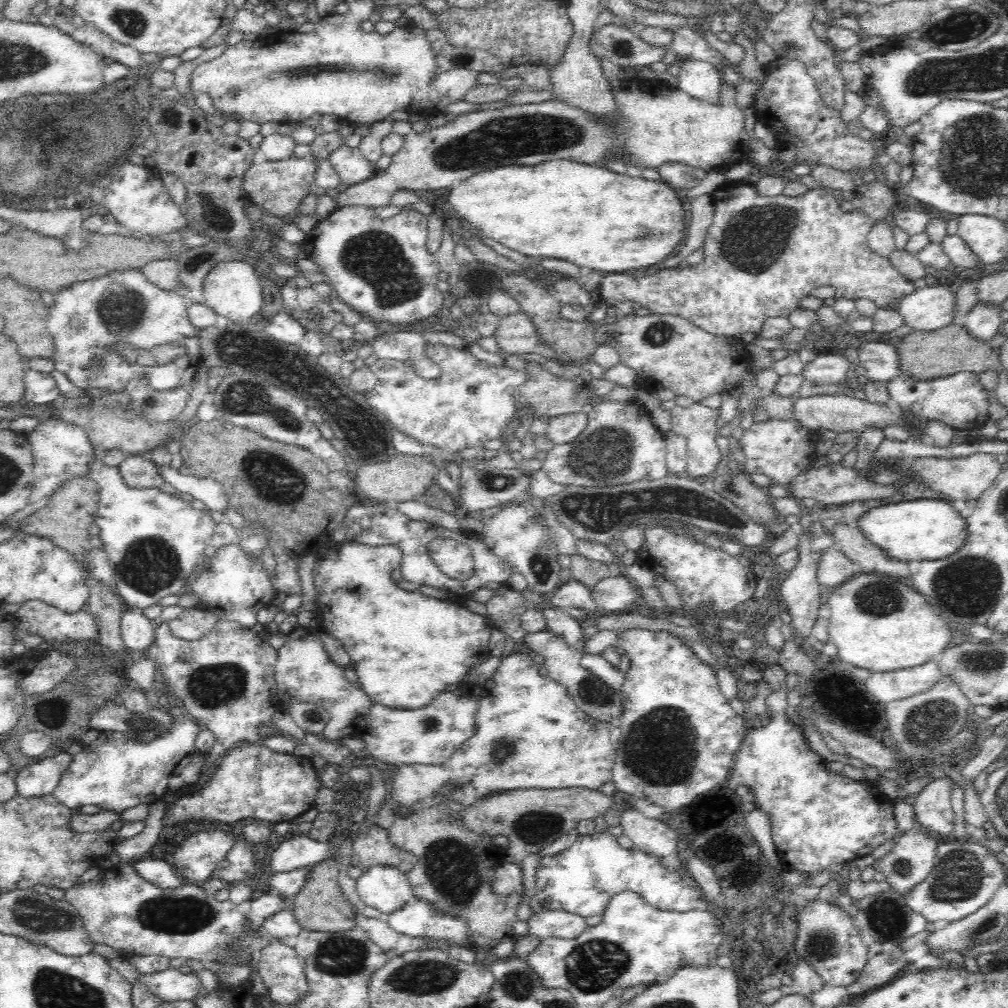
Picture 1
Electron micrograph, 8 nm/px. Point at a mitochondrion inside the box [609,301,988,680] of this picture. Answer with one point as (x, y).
(876, 598)

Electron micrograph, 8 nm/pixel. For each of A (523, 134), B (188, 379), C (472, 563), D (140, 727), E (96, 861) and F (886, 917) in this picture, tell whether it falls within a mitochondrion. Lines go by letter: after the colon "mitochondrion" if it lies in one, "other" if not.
A: mitochondrion
B: other
C: other
D: mitochondrion
E: other
F: mitochondrion

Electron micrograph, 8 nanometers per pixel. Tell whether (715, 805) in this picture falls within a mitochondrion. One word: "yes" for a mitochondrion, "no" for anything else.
no

